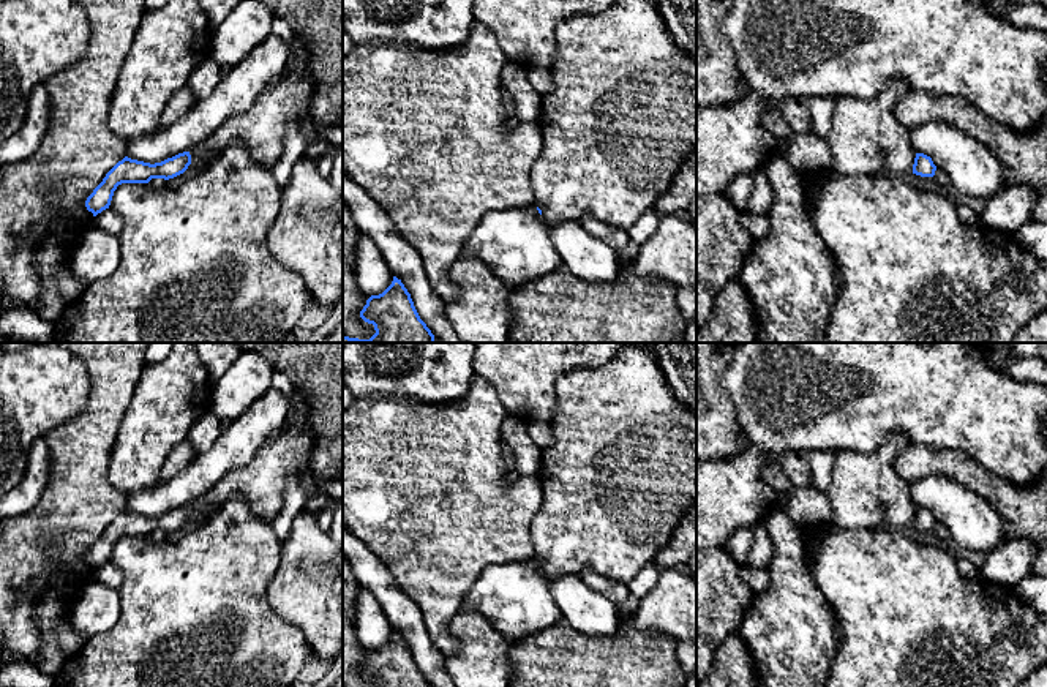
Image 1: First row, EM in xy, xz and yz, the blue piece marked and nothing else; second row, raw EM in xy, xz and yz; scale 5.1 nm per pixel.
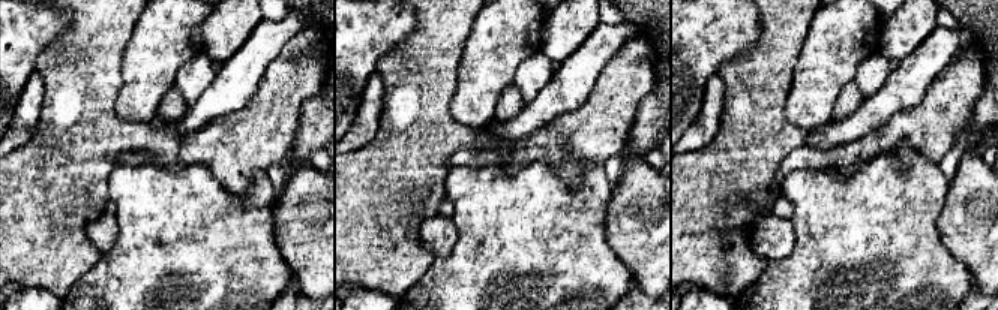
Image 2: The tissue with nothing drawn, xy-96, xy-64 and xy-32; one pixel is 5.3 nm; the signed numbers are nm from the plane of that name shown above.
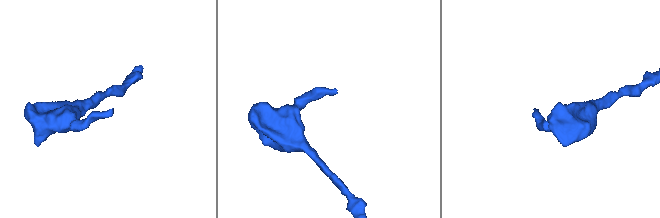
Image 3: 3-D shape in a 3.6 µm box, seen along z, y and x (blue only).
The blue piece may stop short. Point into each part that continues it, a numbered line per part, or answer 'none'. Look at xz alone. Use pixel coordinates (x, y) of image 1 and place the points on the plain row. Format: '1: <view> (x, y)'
1: xz (621, 474)

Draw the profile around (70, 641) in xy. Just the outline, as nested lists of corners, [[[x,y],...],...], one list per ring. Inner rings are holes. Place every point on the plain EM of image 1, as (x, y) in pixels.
[[[66,614],[60,621],[60,624],[57,627],[57,638],[58,638],[58,648],[60,648],[62,654],[66,657],[71,657],[84,646],[81,635],[76,633],[71,625],[69,614]]]

